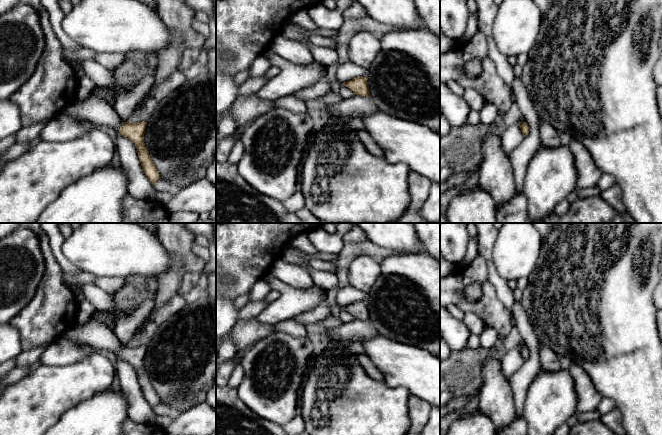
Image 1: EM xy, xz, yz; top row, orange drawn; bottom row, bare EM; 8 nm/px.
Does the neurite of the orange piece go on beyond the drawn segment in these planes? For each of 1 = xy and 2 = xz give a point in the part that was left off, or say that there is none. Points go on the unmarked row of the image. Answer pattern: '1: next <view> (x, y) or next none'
1: next xy (95, 333)
2: next none

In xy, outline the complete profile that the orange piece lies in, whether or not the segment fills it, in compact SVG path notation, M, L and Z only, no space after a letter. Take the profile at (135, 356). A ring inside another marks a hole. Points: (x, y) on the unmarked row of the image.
M93 316L84 324L75 323L61 337L76 343L85 344L95 348L97 351L112 351L117 356L120 356L135 368L142 393L152 409L160 403L160 398L144 367L147 346L123 347L114 331L97 316Z

